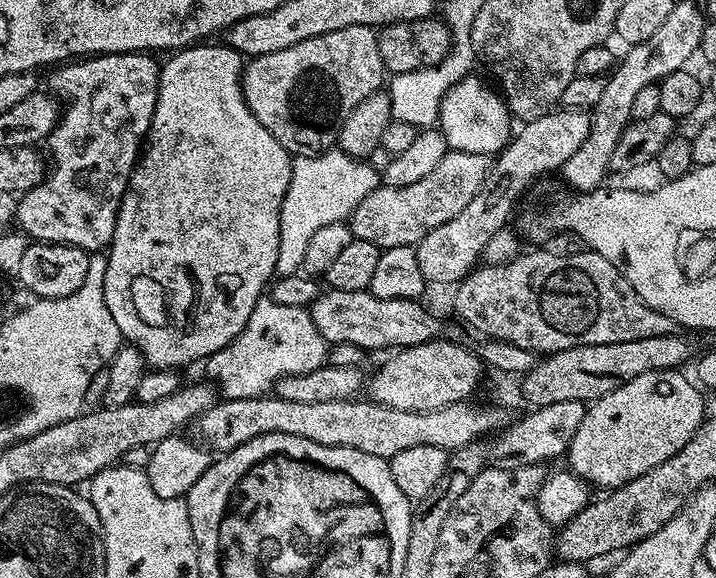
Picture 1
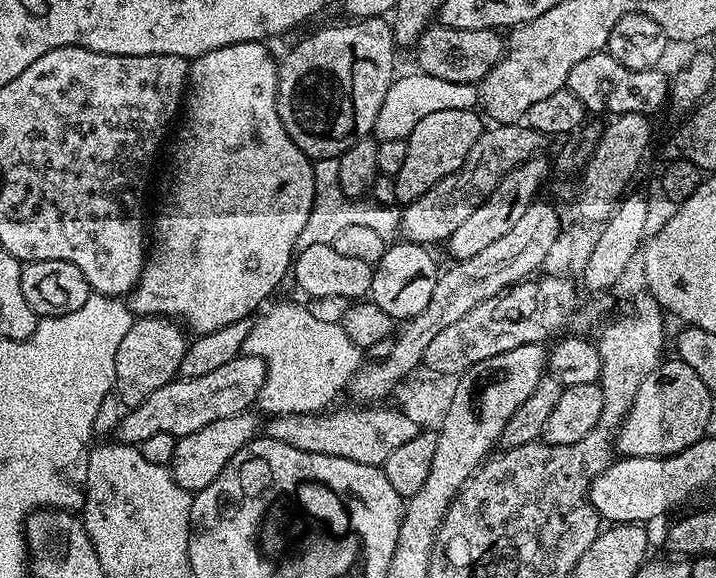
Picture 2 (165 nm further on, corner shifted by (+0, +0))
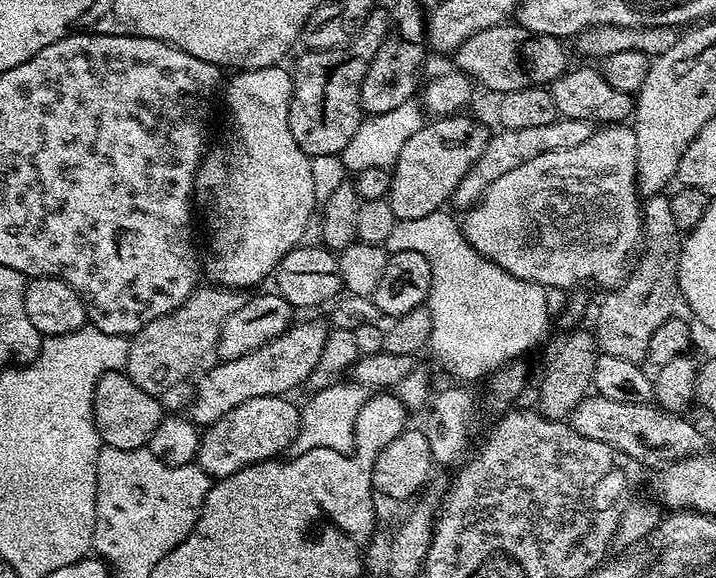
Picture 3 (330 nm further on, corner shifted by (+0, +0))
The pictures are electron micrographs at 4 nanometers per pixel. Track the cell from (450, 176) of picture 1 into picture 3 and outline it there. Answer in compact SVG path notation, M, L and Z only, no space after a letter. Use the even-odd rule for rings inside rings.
M557 118L554 122L550 122L550 126L534 126L526 130L505 128L497 131L497 136L496 133L489 135L486 150L482 150L478 162L470 166L466 178L458 182L454 204L457 204L461 210L471 208L484 197L484 191L490 185L498 182L498 178L502 178L502 174L510 174L510 170L522 166L522 162L530 162L530 158L538 158L538 154L546 154L554 150L570 150L570 146L578 146L581 142L586 142L586 138L590 138L593 131L594 125L590 120Z

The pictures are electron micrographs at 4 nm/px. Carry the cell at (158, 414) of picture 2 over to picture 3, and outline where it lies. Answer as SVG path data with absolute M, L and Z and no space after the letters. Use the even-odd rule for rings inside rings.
M308 320L305 324L290 326L278 338L266 342L258 350L250 354L242 354L242 358L220 360L196 384L196 397L192 400L190 419L197 426L207 426L218 422L234 406L242 406L242 402L250 402L250 398L263 396L287 397L300 383L307 381L312 371L322 358L322 350L328 341L329 325L320 320Z

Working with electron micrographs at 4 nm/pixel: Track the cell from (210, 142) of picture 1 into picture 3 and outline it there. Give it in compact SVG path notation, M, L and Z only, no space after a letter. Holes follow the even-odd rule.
M273 66L270 68L250 68L240 70L235 73L232 81L225 83L222 88L222 100L228 107L228 133L224 136L221 144L216 144L207 149L206 155L200 161L200 167L196 170L196 183L194 185L194 200L197 205L204 207L204 220L208 223L208 228L212 231L212 237L208 240L208 268L206 264L206 276L208 272L209 281L217 285L233 290L245 290L252 288L255 284L260 284L264 279L271 277L276 268L280 265L280 260L292 248L301 243L304 231L308 228L308 223L313 223L314 213L318 205L314 198L314 178L310 175L311 159L304 153L302 146L294 142L294 134L290 134L290 122L288 121L288 107L292 101L292 72L284 69L284 66Z

